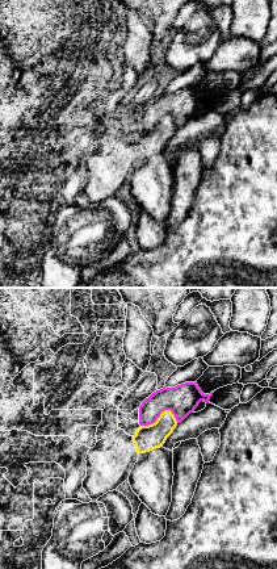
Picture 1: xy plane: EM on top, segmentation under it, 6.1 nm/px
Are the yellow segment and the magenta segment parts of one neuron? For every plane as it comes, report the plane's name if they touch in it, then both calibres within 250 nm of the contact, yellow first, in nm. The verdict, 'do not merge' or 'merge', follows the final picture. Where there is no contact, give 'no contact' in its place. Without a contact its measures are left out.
contact in xy; calibres 160 and 190 nm

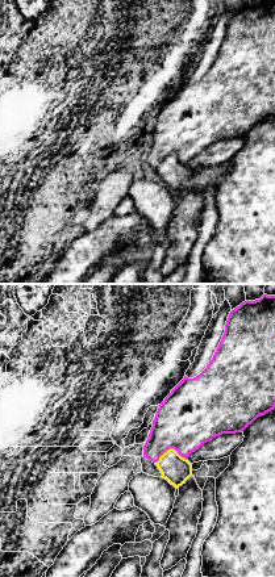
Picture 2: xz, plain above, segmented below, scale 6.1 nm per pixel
contact in xz; calibres 170 and 380 nm

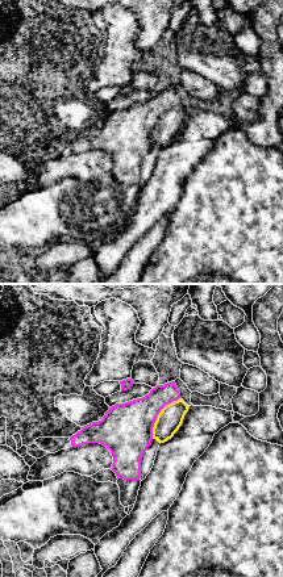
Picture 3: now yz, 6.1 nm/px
contact in yz; calibres 150 and 320 nm

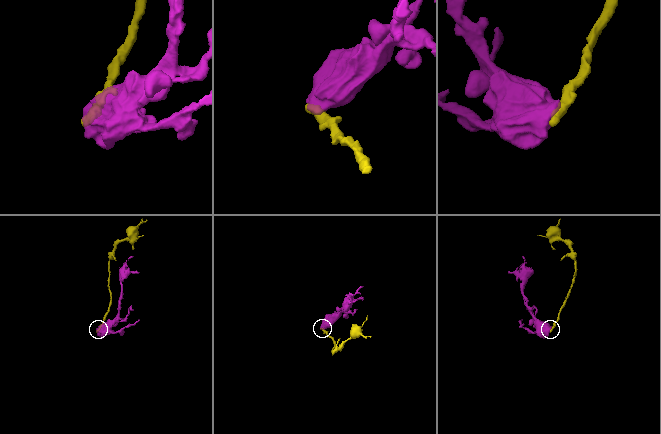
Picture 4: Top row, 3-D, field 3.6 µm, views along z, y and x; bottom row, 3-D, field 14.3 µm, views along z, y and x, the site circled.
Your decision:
do not merge

